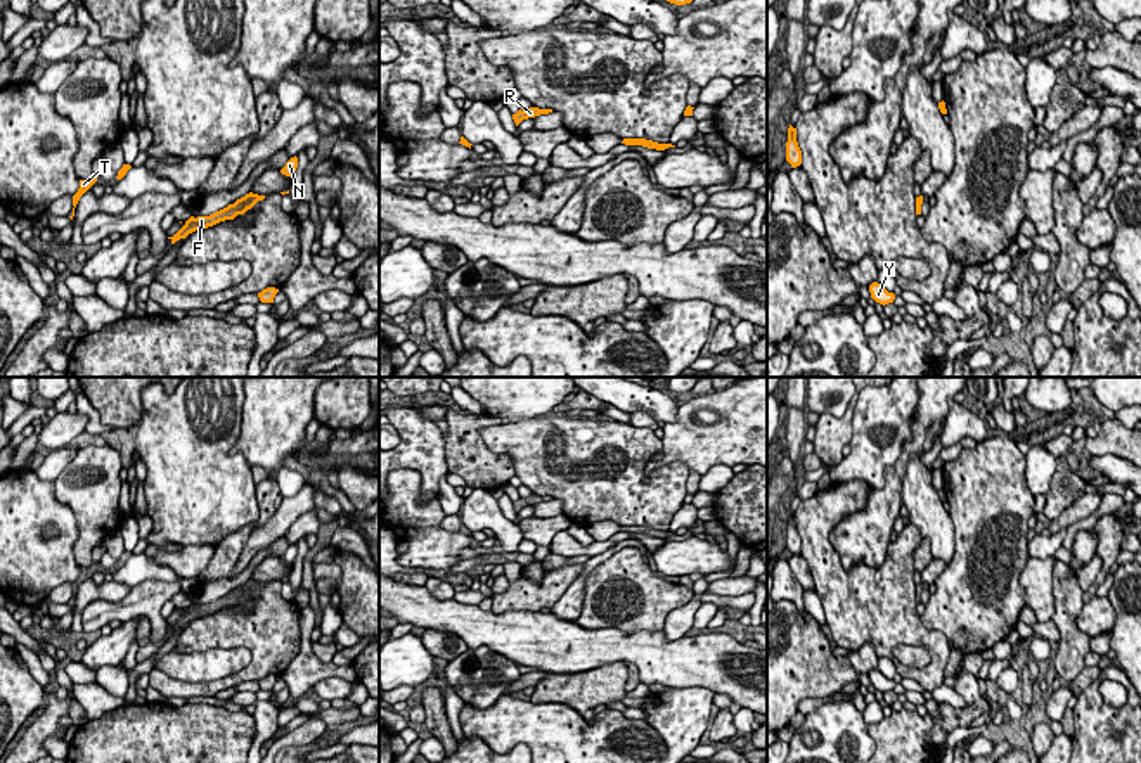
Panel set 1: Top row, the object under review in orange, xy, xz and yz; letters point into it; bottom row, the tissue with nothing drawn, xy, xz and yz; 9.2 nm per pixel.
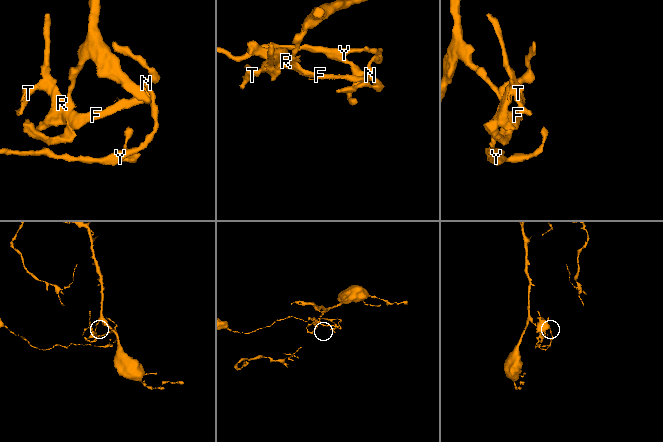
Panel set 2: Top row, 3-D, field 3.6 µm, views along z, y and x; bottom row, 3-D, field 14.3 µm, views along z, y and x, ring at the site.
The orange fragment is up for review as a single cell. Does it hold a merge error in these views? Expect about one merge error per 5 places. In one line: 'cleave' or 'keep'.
keep

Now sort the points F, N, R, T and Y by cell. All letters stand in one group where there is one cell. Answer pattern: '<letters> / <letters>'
F N R T Y

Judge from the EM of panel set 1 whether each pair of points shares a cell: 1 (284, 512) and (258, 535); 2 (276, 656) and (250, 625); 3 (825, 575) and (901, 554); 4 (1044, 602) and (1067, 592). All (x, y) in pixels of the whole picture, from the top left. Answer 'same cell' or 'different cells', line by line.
1: same cell
2: same cell
3: same cell
4: different cells

